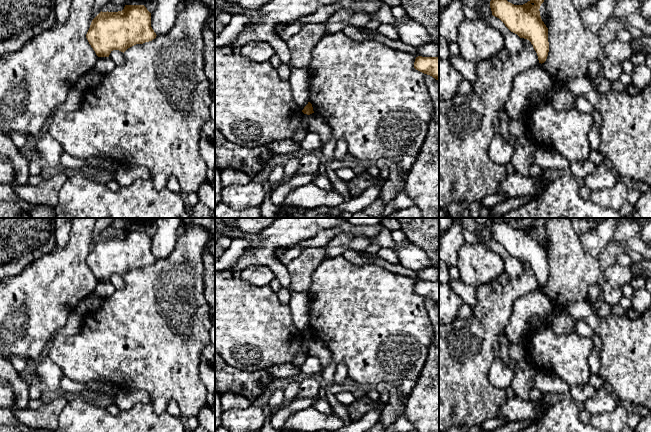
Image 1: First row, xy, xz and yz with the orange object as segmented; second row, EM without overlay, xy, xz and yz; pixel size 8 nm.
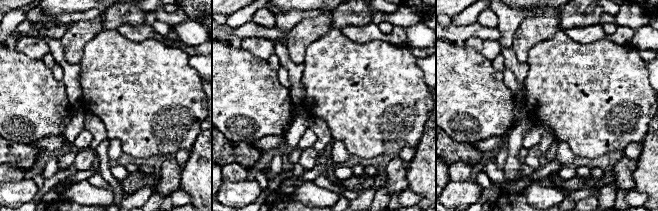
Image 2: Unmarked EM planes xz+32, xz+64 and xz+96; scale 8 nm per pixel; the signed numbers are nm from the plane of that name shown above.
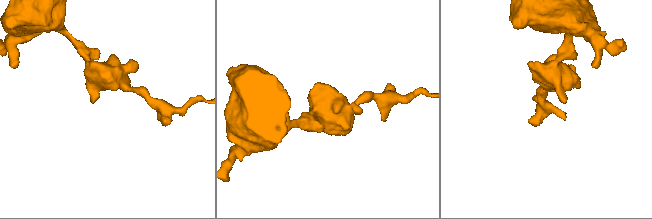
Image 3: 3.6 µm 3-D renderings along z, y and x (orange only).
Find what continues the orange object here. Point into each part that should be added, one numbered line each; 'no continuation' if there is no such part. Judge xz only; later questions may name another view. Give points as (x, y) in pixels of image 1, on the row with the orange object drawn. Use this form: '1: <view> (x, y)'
no continuation

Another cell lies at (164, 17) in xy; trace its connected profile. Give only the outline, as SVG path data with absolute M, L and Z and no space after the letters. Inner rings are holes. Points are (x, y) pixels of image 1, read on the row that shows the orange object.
M156 0L157 7L151 14L151 27L156 35L167 33L178 16L177 5L181 0Z

